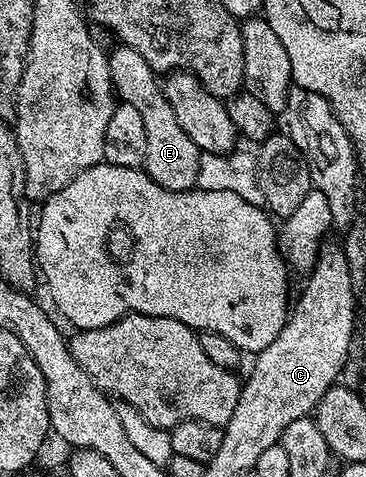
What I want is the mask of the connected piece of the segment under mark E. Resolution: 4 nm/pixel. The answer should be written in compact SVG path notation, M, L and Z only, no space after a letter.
M123 44L117 45L117 47L116 51L111 51L108 54L110 80L115 97L120 102L130 104L130 108L134 108L142 115L142 124L146 127L146 156L143 169L162 188L174 192L193 189L198 180L198 164L202 151L196 147L194 140L190 140L190 136L186 136L186 132L182 132L182 124L178 124L178 116L174 116L174 108L170 108L170 100L166 100L164 87L157 71L152 70L150 64L146 64L146 60L142 60L142 56L138 56L138 52L134 52L134 48Z

